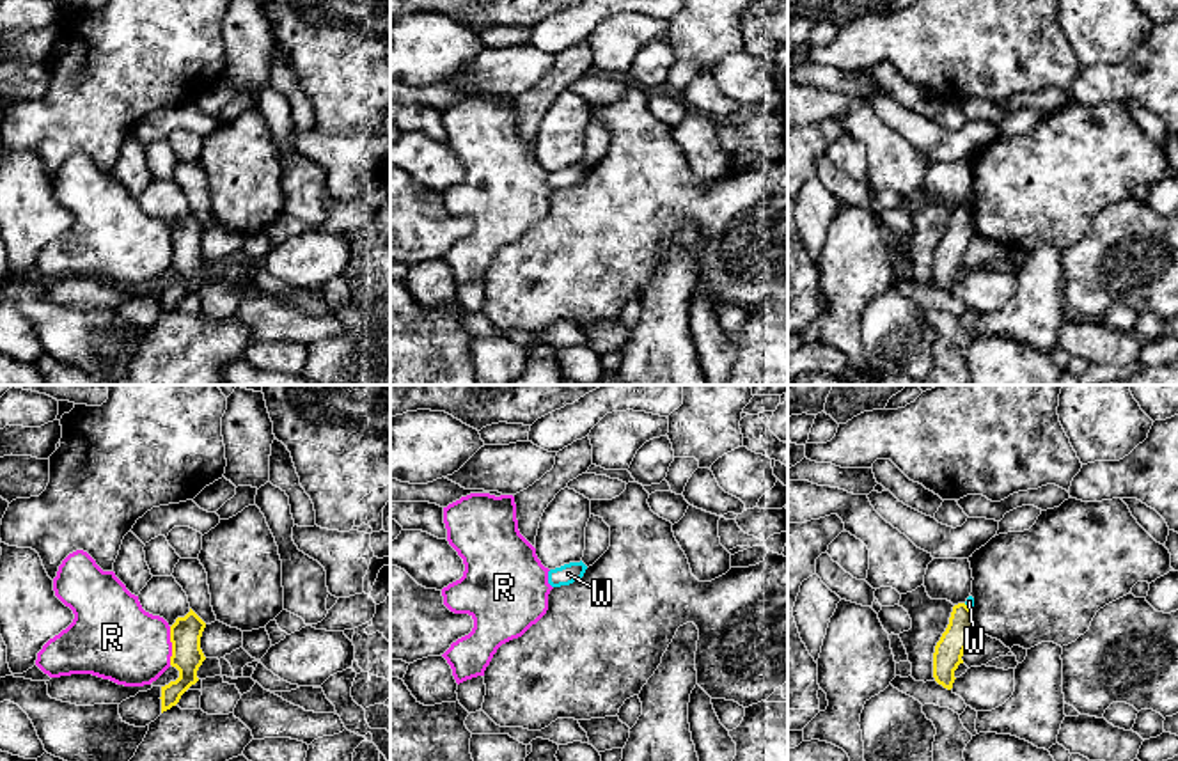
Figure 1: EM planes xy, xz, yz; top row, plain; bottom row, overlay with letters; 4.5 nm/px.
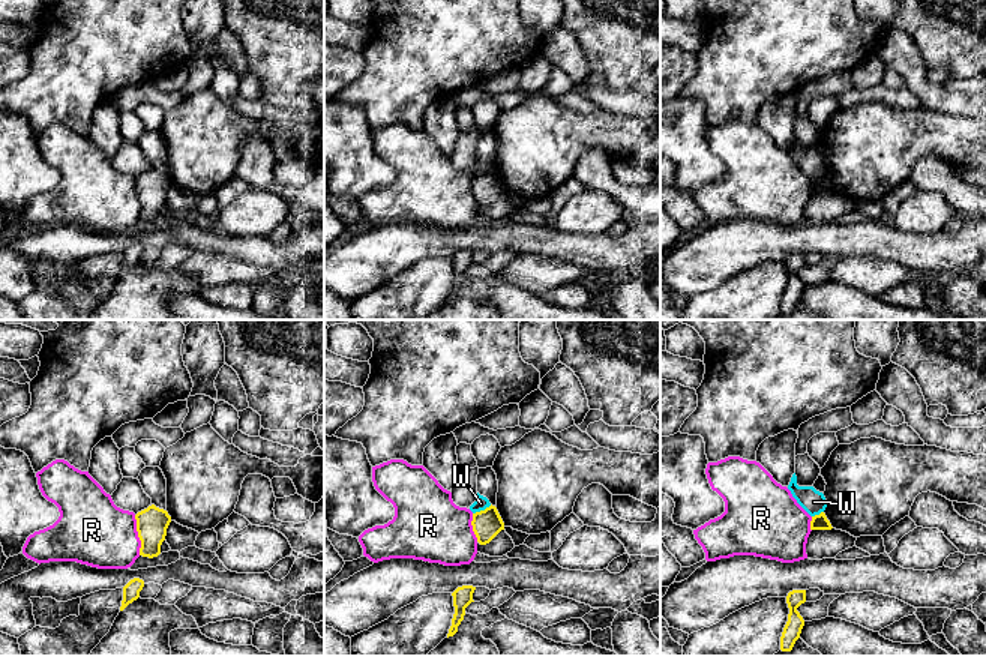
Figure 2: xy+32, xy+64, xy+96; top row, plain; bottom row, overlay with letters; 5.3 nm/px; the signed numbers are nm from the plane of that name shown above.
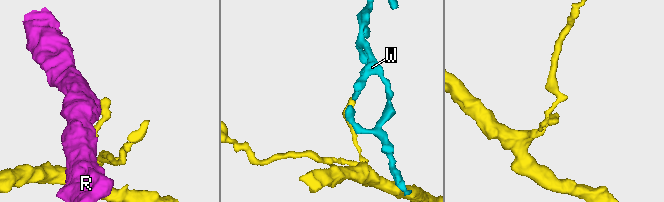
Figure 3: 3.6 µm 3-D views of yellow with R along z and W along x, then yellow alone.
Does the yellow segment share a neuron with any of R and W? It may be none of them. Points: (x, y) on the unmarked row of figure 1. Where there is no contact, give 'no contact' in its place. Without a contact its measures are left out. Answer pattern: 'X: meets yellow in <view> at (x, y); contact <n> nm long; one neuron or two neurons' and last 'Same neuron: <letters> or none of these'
R: meets yellow in xy at (172, 249); contact 180 nm long; two neurons
W: meets yellow in yz at (967, 210); contact 40 nm long; two neurons
Same neuron: none of these

